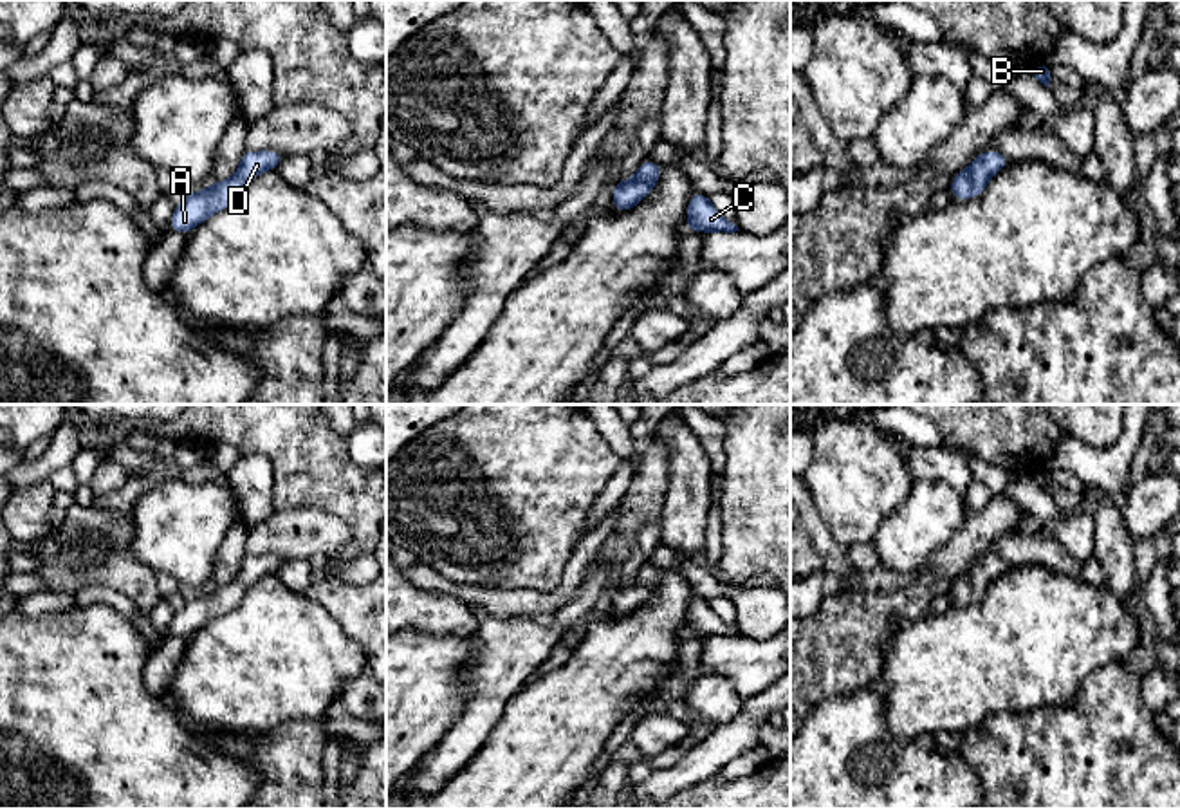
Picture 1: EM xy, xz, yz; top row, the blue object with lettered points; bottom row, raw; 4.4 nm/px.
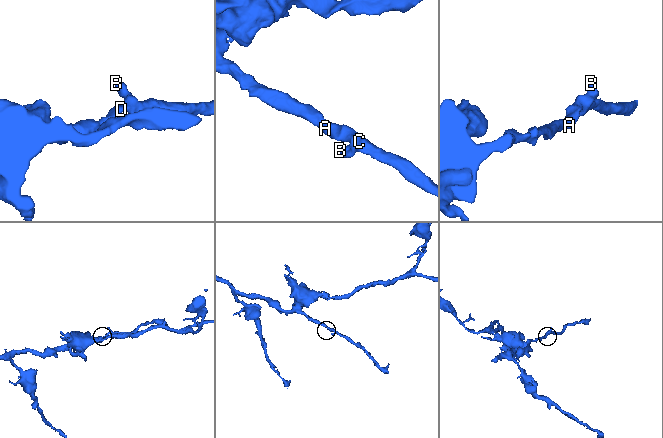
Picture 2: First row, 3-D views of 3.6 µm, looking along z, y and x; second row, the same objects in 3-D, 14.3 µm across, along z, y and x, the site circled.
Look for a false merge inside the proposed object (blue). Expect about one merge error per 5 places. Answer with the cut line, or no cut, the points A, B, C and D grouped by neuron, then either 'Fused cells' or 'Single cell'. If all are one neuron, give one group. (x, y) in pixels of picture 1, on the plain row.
No split. Groups: A B C D. Single cell

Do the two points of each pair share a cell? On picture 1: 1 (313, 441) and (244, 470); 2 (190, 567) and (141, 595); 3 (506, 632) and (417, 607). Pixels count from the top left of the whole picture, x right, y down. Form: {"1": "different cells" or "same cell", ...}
{"1": "different cells", "2": "different cells", "3": "different cells"}

